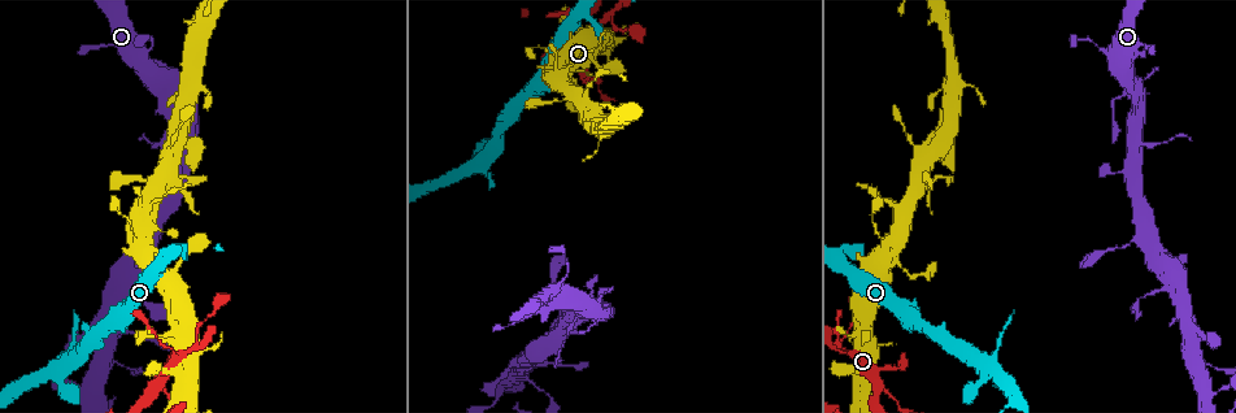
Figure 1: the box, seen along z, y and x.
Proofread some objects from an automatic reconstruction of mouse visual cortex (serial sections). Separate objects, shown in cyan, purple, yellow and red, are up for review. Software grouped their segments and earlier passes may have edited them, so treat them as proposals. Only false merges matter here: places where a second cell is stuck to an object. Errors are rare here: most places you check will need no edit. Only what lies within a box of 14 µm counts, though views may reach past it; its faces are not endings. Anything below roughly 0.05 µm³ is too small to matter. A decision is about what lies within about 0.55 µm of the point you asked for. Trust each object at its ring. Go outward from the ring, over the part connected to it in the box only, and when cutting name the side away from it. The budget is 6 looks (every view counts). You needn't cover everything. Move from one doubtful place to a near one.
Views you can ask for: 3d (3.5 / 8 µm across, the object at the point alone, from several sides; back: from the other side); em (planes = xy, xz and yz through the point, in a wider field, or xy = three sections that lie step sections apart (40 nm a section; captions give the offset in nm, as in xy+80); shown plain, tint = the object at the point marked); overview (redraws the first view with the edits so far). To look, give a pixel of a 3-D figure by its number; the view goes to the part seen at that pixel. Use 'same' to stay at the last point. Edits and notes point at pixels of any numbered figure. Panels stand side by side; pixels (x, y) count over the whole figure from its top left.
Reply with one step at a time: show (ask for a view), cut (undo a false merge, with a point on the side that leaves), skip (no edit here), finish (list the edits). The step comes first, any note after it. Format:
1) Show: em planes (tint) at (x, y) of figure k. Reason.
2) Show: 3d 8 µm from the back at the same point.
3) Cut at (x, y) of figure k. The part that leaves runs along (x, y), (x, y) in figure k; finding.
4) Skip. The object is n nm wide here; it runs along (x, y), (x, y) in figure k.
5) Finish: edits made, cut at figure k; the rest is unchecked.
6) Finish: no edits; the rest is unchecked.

Show: 3d 8 µm at (196, 339) of figure 1. Sharp bend.

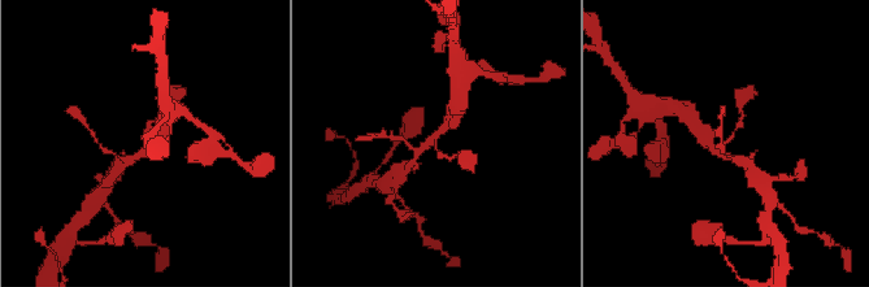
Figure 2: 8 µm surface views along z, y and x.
Show: 3d 3.5 µm from the back at (725, 142) of figure 2. Zoom in.

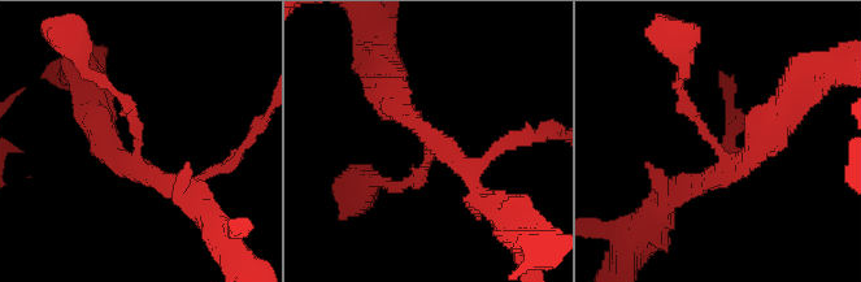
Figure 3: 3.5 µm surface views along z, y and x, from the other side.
Show: em xy step 3 (tint) at (137, 150) of figure 3. Now the EM.

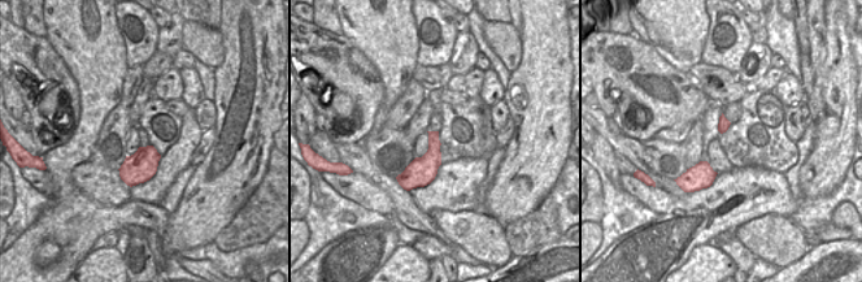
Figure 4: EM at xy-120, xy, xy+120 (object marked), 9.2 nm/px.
Skip. The object is 200 nm wide here; it runs along (185, 191), (137, 164), (137, 128), (105, 83) in figure 3; all the same cell.

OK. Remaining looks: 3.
Show: 3d 8 µm at (156, 388) of figure 1.

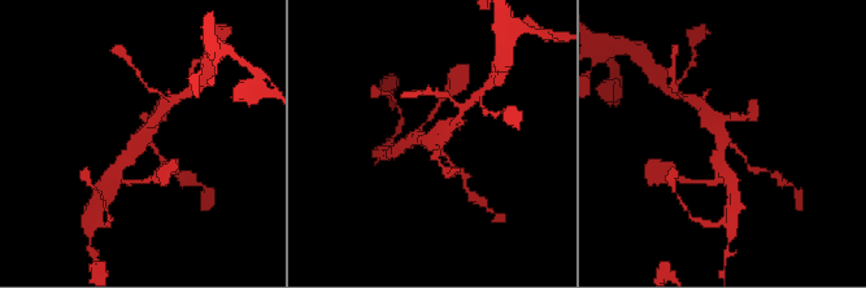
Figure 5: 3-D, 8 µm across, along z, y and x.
Show: 3d 3.5 µm at (431, 145) of figure 5.

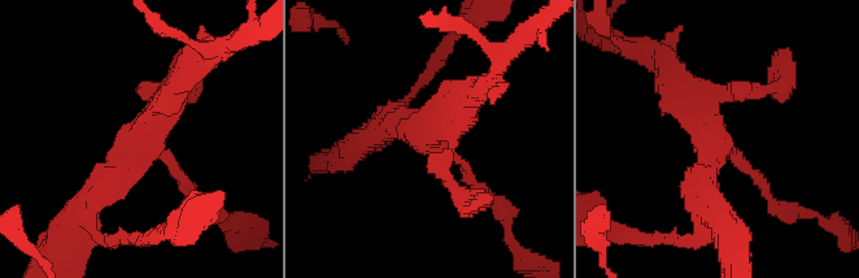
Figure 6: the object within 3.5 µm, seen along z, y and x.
Show: em xy step 3 (tint) at (142, 147) of figure 6. 3 arms meet here; the arms are 150, 350, 350 nm wide.

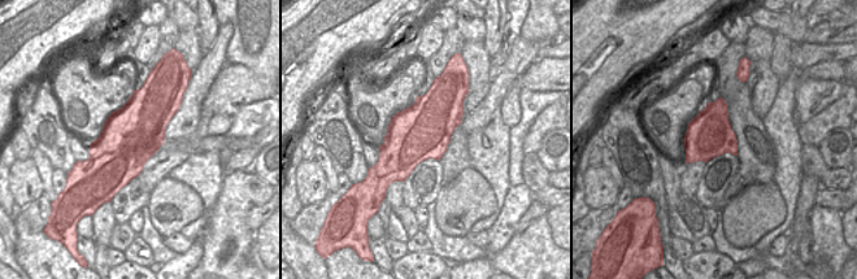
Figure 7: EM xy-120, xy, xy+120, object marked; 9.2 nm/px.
Skip. It runs along (679, 79), (705, 131), (768, 195) in figure 6; continuous, no second cell.

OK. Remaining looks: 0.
Finish: no edits; the rest is unchecked.

